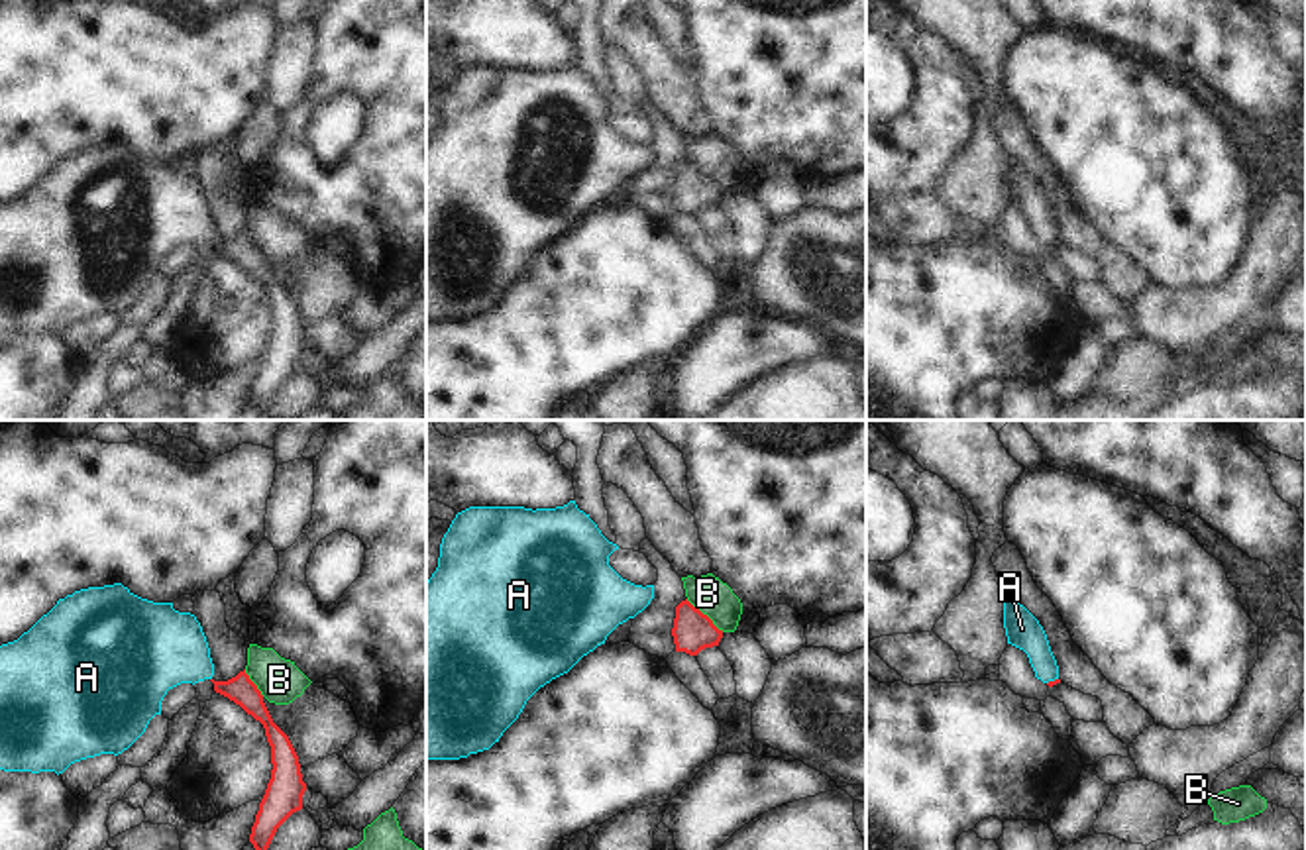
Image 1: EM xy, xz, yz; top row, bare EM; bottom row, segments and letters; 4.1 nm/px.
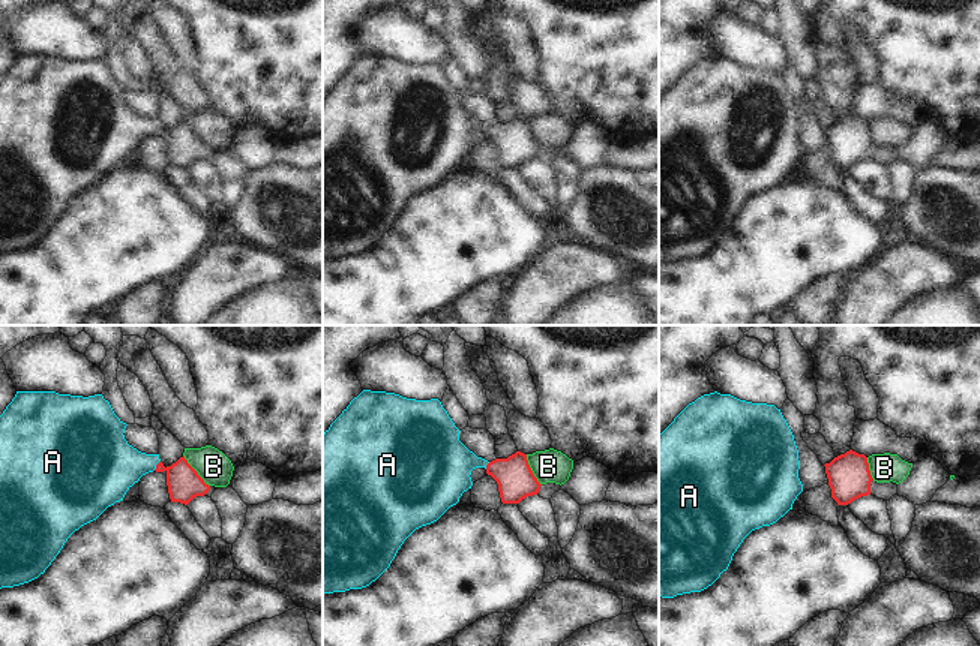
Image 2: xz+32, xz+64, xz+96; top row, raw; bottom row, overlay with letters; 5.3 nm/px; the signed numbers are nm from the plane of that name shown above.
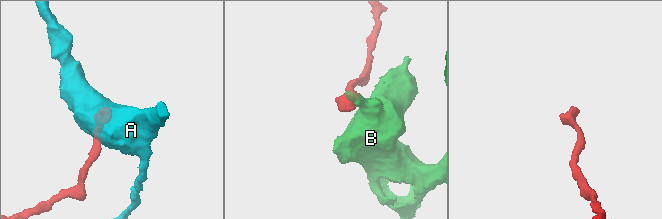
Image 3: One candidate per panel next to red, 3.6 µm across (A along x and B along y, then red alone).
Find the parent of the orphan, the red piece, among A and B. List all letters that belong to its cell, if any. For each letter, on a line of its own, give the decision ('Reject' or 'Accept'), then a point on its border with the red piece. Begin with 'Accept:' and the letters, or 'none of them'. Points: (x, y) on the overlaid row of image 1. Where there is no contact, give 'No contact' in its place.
Accept: A
A: Accept. Touches red at yz (1051, 682)
B: Reject. Touches red at xz (706, 615)

